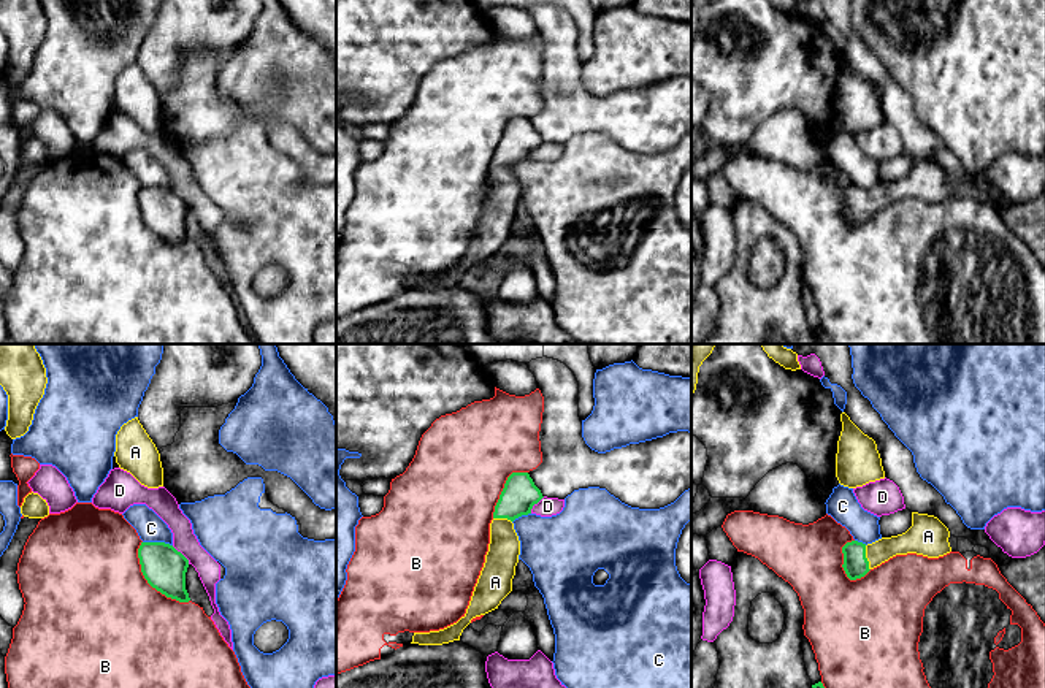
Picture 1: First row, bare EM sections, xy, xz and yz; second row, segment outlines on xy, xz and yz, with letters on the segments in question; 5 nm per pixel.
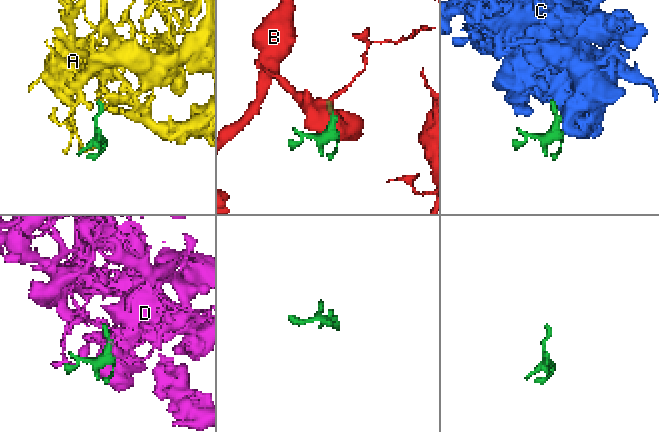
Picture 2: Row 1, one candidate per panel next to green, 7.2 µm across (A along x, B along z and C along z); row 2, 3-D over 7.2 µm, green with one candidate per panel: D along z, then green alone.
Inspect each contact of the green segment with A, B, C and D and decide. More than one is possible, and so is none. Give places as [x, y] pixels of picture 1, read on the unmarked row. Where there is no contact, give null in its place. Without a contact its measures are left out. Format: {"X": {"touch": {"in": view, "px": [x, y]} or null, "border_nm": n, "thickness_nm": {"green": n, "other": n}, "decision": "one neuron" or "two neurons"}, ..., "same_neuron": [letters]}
{"A": {"touch": {"in": "yz", "px": [866, 203]}, "border_nm": 130, "thickness_nm": {"green": 130, "other": 120}, "decision": "one neuron"}, "B": {"touch": {"in": "xy", "px": [148, 227]}, "border_nm": 400, "thickness_nm": {"green": 220, "other": 500}, "decision": "two neurons"}, "C": {"touch": {"in": "xy", "px": [157, 187]}, "border_nm": 150, "thickness_nm": {"green": 220, "other": 140}, "decision": "two neurons"}, "D": {"touch": {"in": "xy", "px": [181, 198]}, "border_nm": 130, "thickness_nm": {"green": 220, "other": 120}, "decision": "two neurons"}, "same_neuron": ["A"]}

